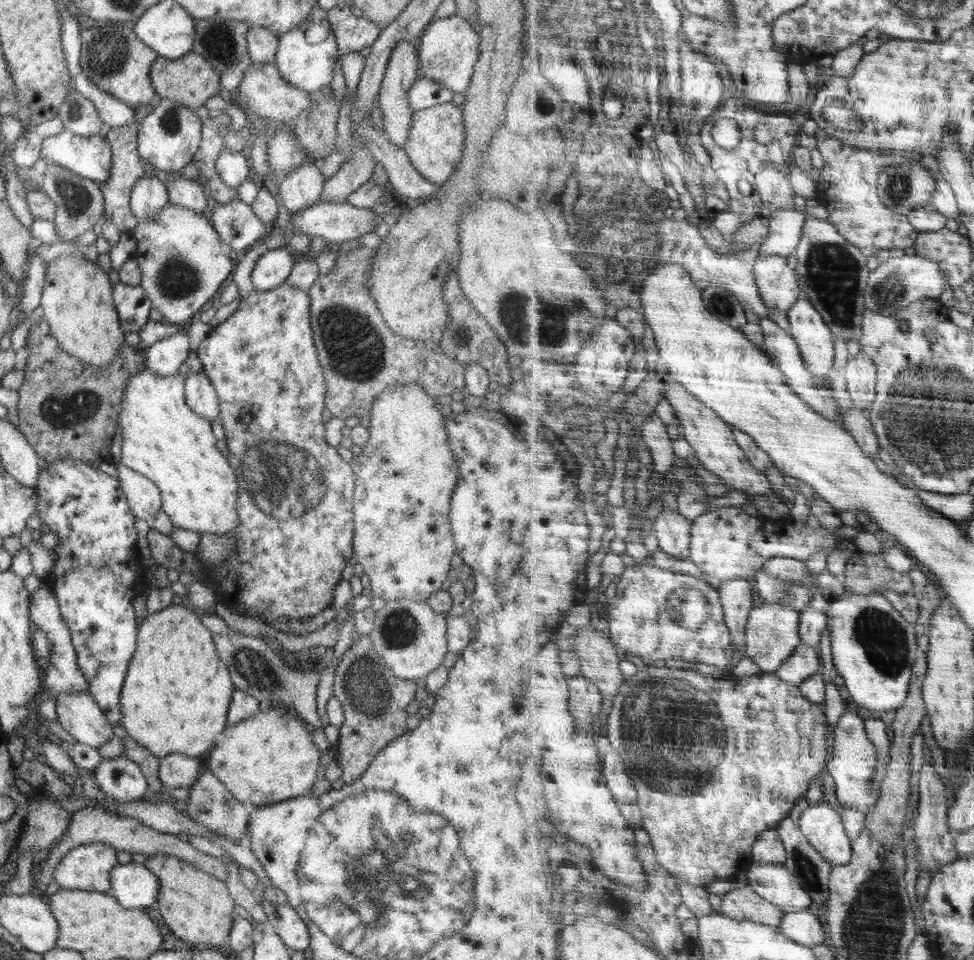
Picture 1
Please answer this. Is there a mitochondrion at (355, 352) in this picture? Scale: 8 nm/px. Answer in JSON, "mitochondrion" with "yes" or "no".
{"mitochondrion":"yes"}

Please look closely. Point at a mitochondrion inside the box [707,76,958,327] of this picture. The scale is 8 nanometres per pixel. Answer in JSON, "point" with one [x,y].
{"point":[888,292]}

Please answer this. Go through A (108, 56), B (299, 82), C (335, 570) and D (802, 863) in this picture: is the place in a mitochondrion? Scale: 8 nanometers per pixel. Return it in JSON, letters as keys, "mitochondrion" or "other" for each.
{"A":"mitochondrion","B":"other","C":"other","D":"mitochondrion"}

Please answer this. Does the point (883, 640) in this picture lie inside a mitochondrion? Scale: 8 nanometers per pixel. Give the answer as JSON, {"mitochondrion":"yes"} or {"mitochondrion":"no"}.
{"mitochondrion":"yes"}

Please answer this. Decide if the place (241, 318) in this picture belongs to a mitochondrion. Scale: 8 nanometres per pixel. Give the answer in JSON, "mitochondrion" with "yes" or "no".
{"mitochondrion":"no"}

